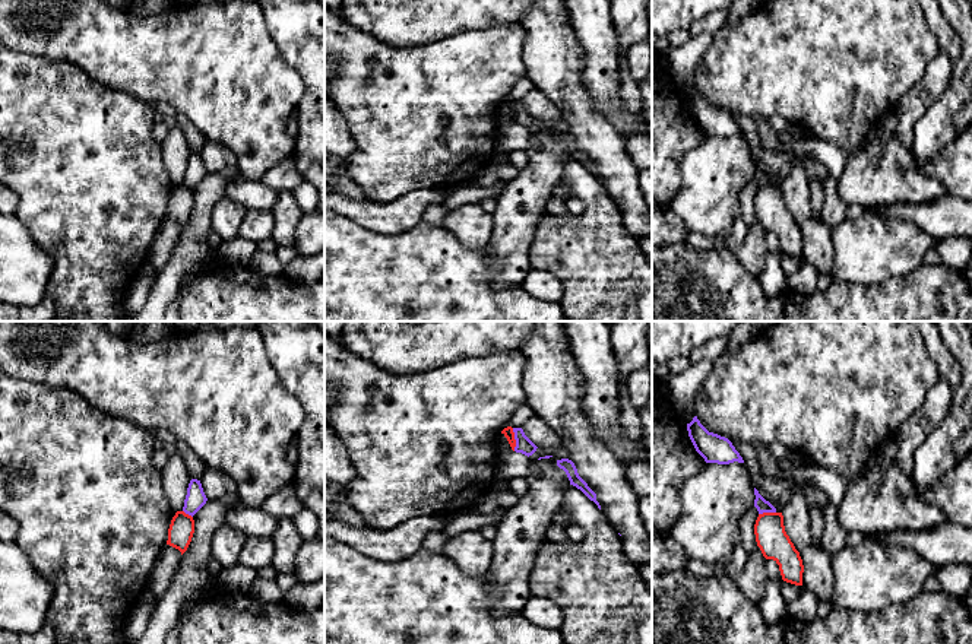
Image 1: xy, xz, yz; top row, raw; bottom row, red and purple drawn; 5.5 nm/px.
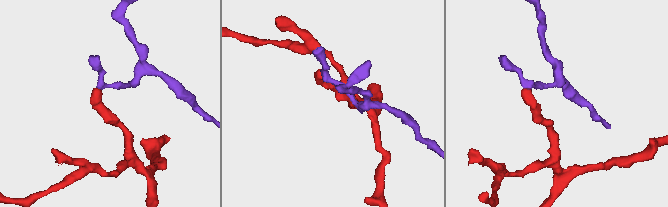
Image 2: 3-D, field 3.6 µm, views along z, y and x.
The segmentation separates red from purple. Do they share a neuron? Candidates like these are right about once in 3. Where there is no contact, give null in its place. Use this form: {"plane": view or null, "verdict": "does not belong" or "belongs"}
{"plane": "xz", "verdict": "does not belong"}

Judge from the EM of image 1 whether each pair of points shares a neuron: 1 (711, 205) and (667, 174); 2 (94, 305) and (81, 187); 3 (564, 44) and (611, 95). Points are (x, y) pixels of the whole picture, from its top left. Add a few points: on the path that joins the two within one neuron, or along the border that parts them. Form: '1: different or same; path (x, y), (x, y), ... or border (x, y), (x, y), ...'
1: different; border (692, 149), (678, 164), (678, 192), (670, 205)
2: same; path (94, 276), (94, 216)
3: different; border (575, 31), (583, 53), (583, 85), (592, 98)

